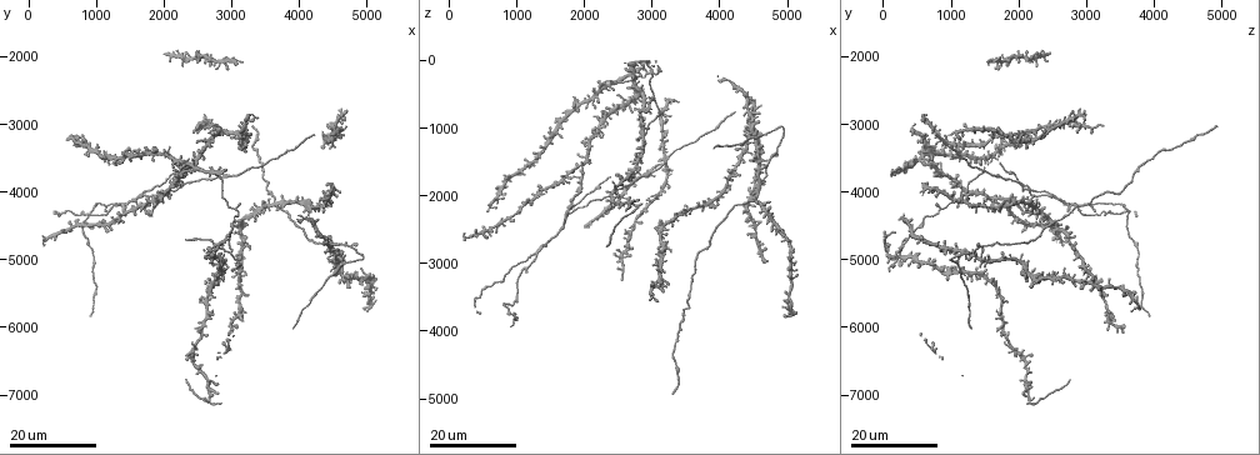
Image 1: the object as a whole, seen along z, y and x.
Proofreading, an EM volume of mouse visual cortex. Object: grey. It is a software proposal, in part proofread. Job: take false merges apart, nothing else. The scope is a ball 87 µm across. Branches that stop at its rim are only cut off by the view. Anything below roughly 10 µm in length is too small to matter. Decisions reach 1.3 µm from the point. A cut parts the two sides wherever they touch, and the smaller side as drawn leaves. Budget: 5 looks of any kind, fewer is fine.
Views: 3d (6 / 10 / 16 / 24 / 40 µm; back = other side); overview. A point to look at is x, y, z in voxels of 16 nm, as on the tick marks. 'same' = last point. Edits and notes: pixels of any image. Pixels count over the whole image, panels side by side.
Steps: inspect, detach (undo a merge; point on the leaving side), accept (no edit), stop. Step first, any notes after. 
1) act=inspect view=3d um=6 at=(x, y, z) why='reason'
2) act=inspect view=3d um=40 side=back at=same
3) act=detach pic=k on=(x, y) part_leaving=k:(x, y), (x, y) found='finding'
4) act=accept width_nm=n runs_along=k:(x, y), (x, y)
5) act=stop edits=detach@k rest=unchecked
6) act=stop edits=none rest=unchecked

act=inspect view=3d um=16 at=(1950, 4100, 1600) why='four or more arms meet'

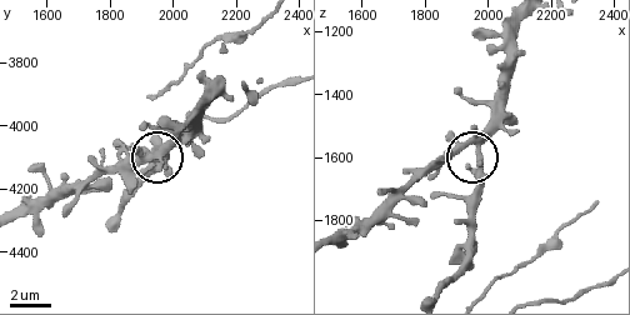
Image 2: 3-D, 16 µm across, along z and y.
act=inspect view=3d um=6 at=(1950, 4090, 1550)

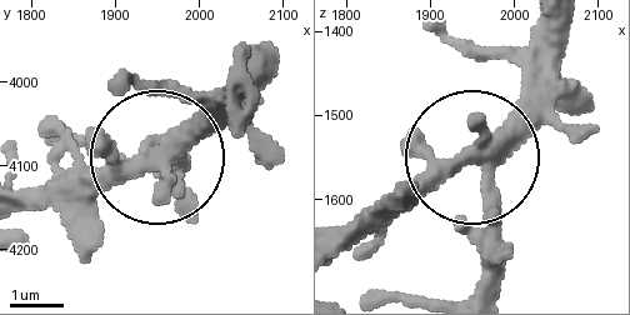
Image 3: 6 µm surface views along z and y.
act=accept arms=5 found='continuous, no second neuron'

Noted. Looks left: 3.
act=inspect view=3d um=24 at=(1300, 4150, 2900) why='branch point'

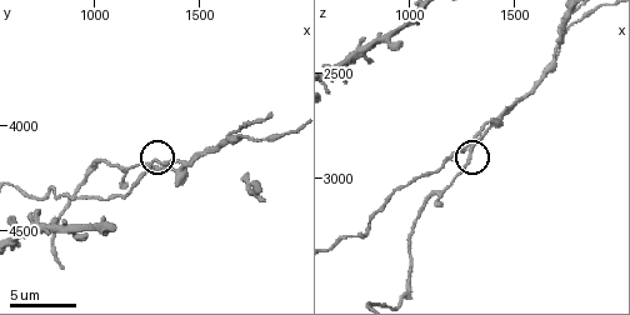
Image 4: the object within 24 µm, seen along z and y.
act=inspect view=3d um=10 at=(1250, 4210, 2860)

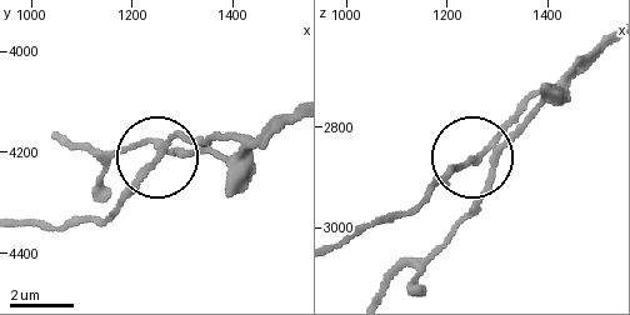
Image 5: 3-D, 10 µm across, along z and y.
act=accept side_arm_um=26 arms=3 found='all the same neuron'

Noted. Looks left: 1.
act=stop edits=none rest=unchecked

